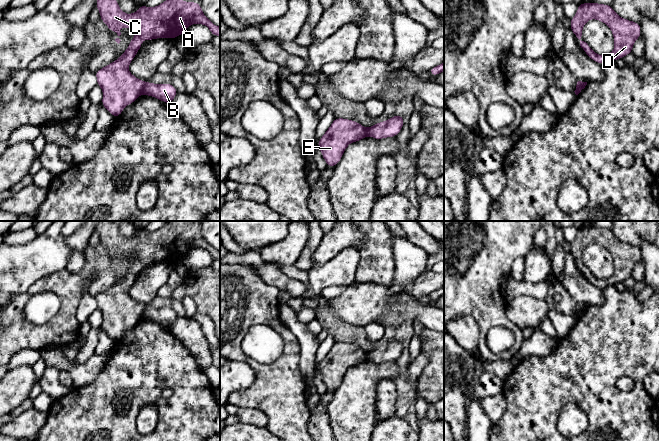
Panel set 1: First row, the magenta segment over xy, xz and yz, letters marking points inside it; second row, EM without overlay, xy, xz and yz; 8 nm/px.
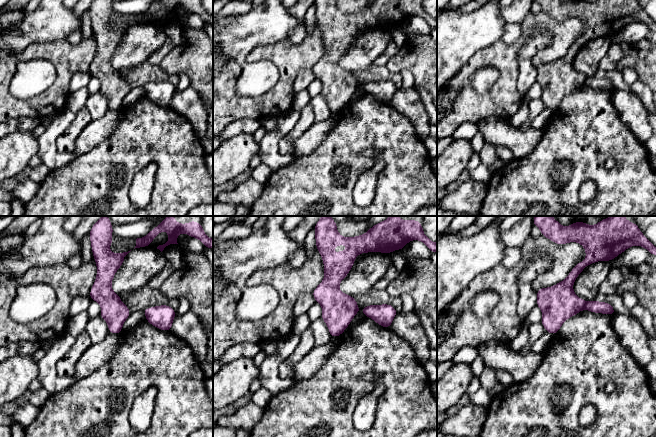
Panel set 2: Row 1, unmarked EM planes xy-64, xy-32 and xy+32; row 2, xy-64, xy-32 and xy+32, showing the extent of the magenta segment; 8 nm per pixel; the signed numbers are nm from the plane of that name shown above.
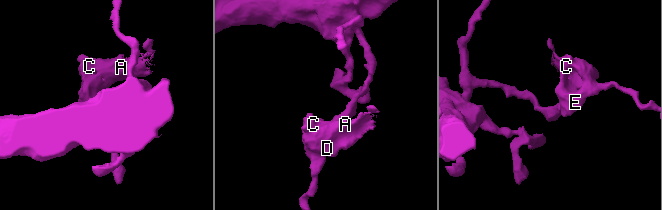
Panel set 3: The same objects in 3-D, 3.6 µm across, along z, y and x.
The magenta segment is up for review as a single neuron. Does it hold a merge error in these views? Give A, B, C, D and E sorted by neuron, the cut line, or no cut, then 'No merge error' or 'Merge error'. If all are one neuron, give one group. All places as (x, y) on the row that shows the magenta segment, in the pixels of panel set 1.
Groups: A C D E / B. Split along xy (146, 83), (142, 93). Merge error

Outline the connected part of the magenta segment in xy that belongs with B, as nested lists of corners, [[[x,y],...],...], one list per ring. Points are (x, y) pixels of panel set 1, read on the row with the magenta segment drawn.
[[[149,81],[143,88],[143,94],[152,96],[171,105],[174,97],[178,94],[178,91],[172,84],[153,84]]]

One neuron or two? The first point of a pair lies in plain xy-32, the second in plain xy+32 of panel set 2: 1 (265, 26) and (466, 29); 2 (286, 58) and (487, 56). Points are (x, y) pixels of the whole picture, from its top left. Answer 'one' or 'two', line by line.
1: one
2: one

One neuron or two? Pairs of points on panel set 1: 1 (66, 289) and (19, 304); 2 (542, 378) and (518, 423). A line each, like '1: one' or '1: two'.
1: one
2: one

